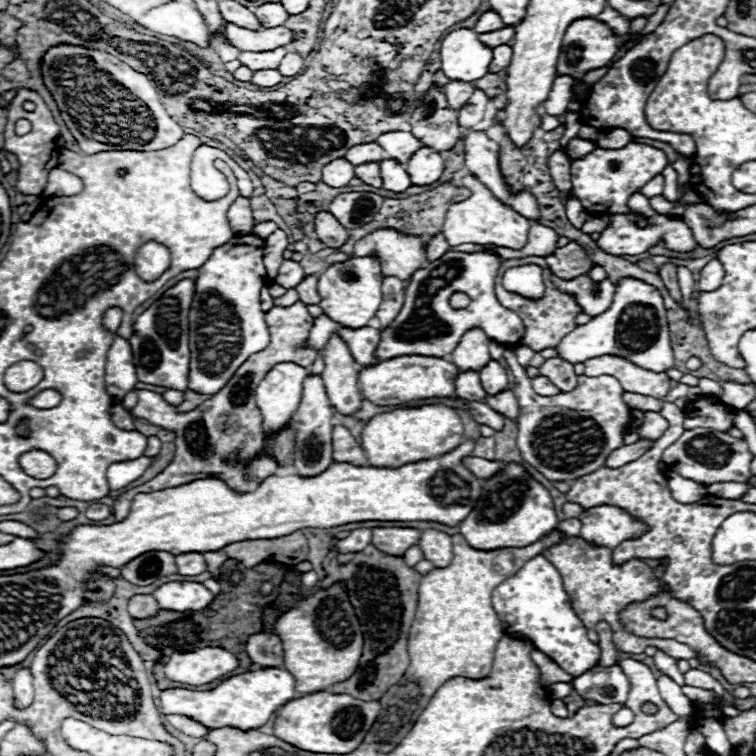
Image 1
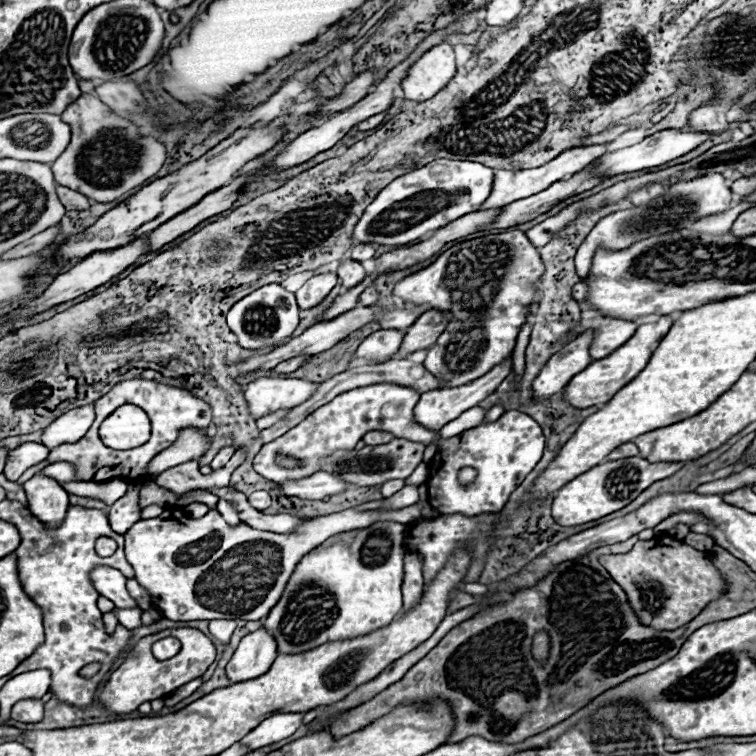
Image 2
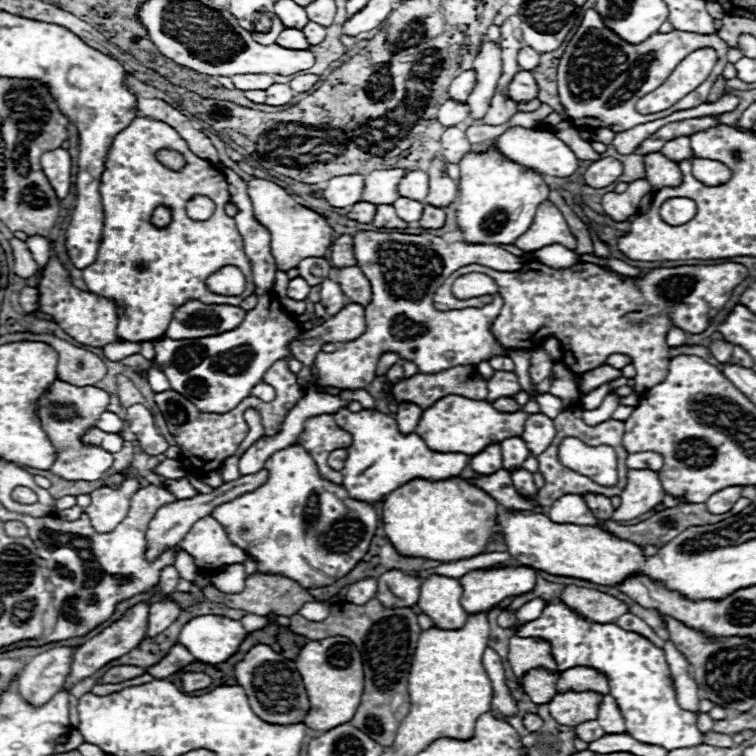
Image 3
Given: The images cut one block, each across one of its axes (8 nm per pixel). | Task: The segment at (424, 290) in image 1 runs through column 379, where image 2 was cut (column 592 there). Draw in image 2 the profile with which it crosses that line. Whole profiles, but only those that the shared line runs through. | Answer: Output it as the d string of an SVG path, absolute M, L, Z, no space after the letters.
M612 318L606 326L596 328L596 338L590 346L592 360L600 360L602 356L610 356L610 352L614 352L614 348L620 348L626 340L630 340L630 336L634 332L636 332L634 322L616 320L616 318Z

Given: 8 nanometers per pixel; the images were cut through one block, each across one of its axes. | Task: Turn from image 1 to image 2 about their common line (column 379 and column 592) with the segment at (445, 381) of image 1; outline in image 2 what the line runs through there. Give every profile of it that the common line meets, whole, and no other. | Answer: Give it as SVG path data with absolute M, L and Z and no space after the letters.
M662 316L658 322L638 326L636 334L624 346L620 346L618 350L614 350L610 356L606 356L602 360L594 360L586 370L582 370L580 374L576 374L570 380L570 384L562 392L566 396L566 400L570 404L574 404L576 408L610 402L618 390L622 390L626 384L630 384L630 380L634 380L634 376L638 376L638 372L642 372L642 368L646 368L646 364L650 362L650 356L658 348L662 336L670 330L672 322L674 322L672 316Z

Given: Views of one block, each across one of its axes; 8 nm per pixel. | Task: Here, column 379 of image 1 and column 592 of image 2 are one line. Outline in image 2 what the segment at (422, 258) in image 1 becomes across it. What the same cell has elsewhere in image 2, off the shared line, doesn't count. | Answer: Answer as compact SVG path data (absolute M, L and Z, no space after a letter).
M714 174L714 176L702 176L702 178L694 178L688 182L678 182L670 188L666 188L666 194L662 198L656 198L650 206L634 206L630 210L622 210L622 212L614 212L606 218L602 218L594 230L588 234L588 238L582 242L582 246L578 248L576 254L576 270L580 274L580 278L586 278L592 266L592 258L596 248L602 244L610 250L622 250L628 248L630 244L634 244L636 240L644 240L650 236L658 236L664 232L672 232L678 228L686 228L692 222L710 216L710 214L718 214L730 208L734 200L734 194L730 192L728 186L724 186L724 178L722 174Z

